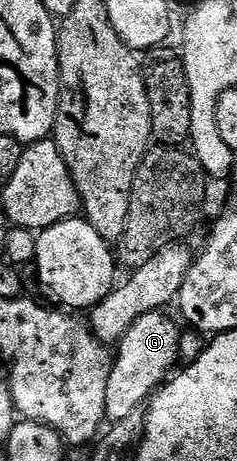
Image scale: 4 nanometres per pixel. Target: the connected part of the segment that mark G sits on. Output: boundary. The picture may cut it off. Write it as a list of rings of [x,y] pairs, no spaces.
[[[163,310],[141,314],[141,318],[137,318],[137,322],[134,322],[128,333],[119,340],[109,374],[109,386],[105,386],[105,414],[111,424],[127,418],[133,410],[143,408],[172,375],[176,367],[174,364],[180,363],[181,328],[178,323],[175,325],[167,314]]]

